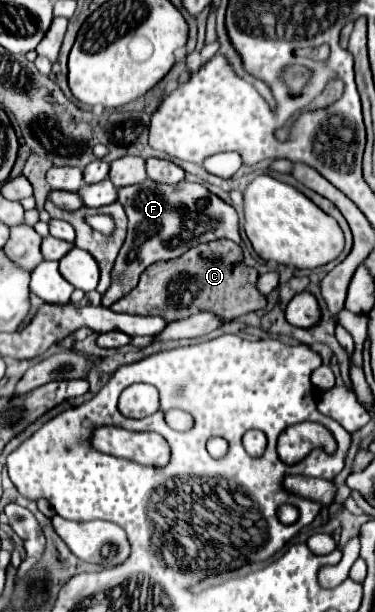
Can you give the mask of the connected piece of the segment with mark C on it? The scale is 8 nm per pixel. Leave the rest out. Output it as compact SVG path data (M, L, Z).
M213 240L193 250L187 250L181 258L157 262L141 274L139 284L117 300L113 312L129 312L137 316L161 316L165 322L189 318L199 312L211 312L231 322L247 312L257 312L267 306L267 298L257 294L257 270L243 264L243 250L229 240Z

